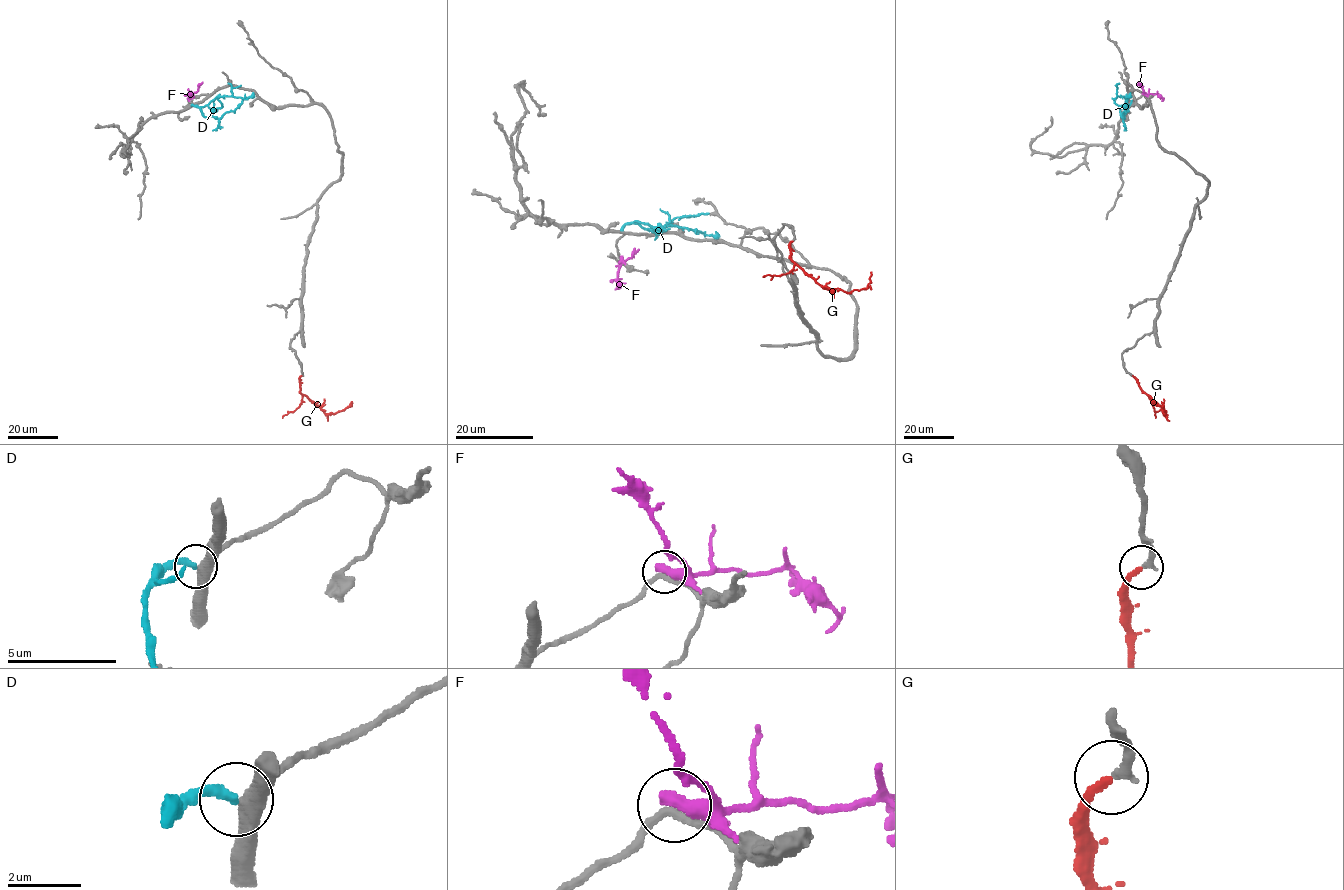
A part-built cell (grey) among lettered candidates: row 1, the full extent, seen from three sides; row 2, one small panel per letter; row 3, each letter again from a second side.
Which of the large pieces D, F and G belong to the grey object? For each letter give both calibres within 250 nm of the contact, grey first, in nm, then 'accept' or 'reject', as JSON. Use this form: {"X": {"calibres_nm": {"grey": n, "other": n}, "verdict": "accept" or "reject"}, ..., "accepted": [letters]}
{"D": {"calibres_nm": {"grey": 440, "other": 320}, "verdict": "reject"}, "F": {"calibres_nm": {"grey": 220, "other": 480}, "verdict": "reject"}, "G": {"calibres_nm": {"grey": 260, "other": 200}, "verdict": "accept"}, "accepted": ["G"]}

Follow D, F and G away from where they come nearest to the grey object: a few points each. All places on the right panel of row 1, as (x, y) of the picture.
D: (1126, 105), (1120, 108), (1123, 118), (1130, 93)
F: (1143, 94), (1158, 93), (1164, 98)
G: (1133, 375), (1140, 389), (1166, 412), (1153, 402)

